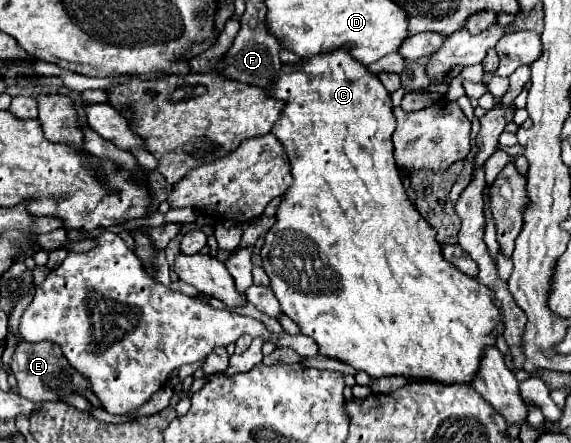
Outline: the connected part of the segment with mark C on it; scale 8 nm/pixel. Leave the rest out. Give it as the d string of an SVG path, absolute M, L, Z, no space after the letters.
M332 52L332 56L316 56L316 60L302 60L298 64L298 74L286 74L292 68L296 66L284 64L284 68L280 70L280 76L270 88L270 94L286 102L282 120L274 124L272 134L282 142L288 154L294 182L282 196L282 202L276 212L276 224L268 230L264 248L260 252L262 268L266 270L270 278L270 288L274 296L278 298L282 312L298 324L304 336L310 336L316 340L320 354L346 362L354 366L356 370L368 372L374 378L414 376L414 378L442 382L442 384L454 384L454 382L468 384L472 376L476 374L484 348L494 344L496 336L502 334L504 330L502 312L494 300L492 290L482 286L476 278L468 278L466 274L460 274L458 268L454 268L452 264L448 264L448 260L444 260L440 244L436 242L436 230L410 204L404 192L402 180L400 180L398 166L394 162L394 152L392 152L392 132L396 128L396 118L392 114L392 100L390 100L388 90L382 86L378 76L368 72L366 66L356 64L356 60L348 56L348 52Z

